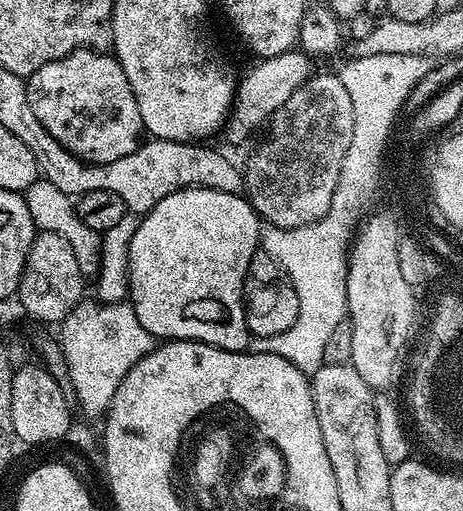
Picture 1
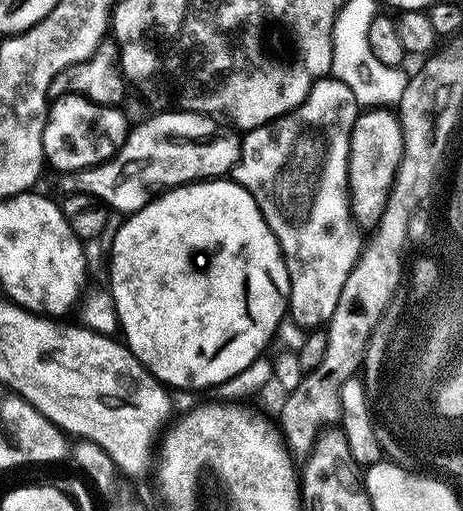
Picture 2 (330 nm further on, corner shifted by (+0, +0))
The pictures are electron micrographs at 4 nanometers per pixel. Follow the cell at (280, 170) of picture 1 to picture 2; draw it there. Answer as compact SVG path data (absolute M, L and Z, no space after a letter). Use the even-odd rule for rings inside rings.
M335 78L317 80L310 94L285 116L257 128L249 128L240 141L240 157L230 173L262 210L286 262L290 278L287 290L288 312L300 328L316 330L327 325L341 297L342 286L354 270L362 251L361 225L352 210L348 189L350 138L358 115L358 105L350 86Z

